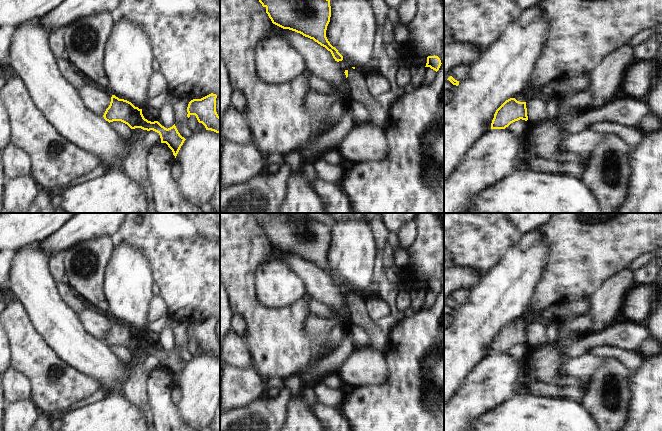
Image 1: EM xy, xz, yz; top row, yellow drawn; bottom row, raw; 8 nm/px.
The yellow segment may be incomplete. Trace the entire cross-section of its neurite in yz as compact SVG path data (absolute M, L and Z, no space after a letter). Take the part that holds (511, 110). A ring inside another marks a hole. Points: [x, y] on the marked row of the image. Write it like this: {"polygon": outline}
{"polygon": "M523 94L506 100L495 112L491 129L505 129L518 120L528 120L526 97Z"}

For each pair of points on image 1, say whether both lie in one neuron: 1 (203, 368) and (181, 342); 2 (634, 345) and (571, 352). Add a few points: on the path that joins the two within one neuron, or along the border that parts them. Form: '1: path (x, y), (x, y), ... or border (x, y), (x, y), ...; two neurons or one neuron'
1: border (193, 356), (186, 363); two neurons
2: path (618, 338), (596, 338), (587, 342); one neuron

